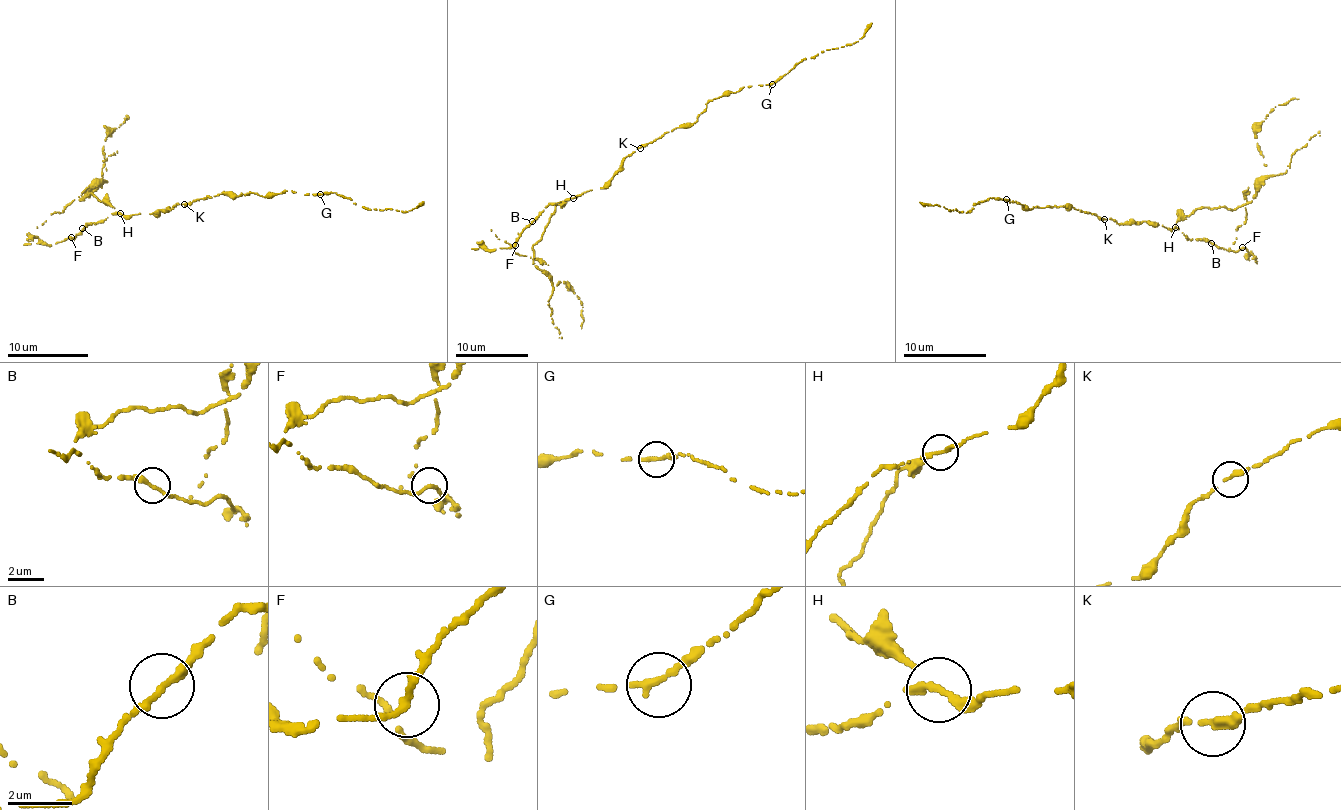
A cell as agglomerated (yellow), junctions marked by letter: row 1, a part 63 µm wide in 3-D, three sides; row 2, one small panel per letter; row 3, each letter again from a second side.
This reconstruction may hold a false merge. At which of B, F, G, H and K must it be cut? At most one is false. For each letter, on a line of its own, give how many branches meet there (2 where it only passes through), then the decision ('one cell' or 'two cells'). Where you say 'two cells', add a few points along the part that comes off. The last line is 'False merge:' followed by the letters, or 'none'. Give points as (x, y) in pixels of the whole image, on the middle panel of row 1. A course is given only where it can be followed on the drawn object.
B: branches 2; one cell
F: branches 2; one cell
G: branches 2; one cell
H: branches 2; two cells; course (572, 197), (556, 205), (543, 235), (532, 246), (533, 260), (552, 283), (567, 284), (581, 301), (582, 329)
K: branches 2; one cell
False merge: H

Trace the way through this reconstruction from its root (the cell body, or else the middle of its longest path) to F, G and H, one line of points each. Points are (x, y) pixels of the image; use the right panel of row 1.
F: (1105, 220), (1125, 225), (1155, 222), (1177, 229), (1189, 240), (1208, 240), (1226, 250), (1242, 247)
G: (1105, 220), (1075, 209), (1069, 204), (1065, 206), (1032, 206), (1031, 209), (1006, 199)
H: (1105, 220), (1110, 218), (1125, 225), (1145, 221), (1174, 228)

